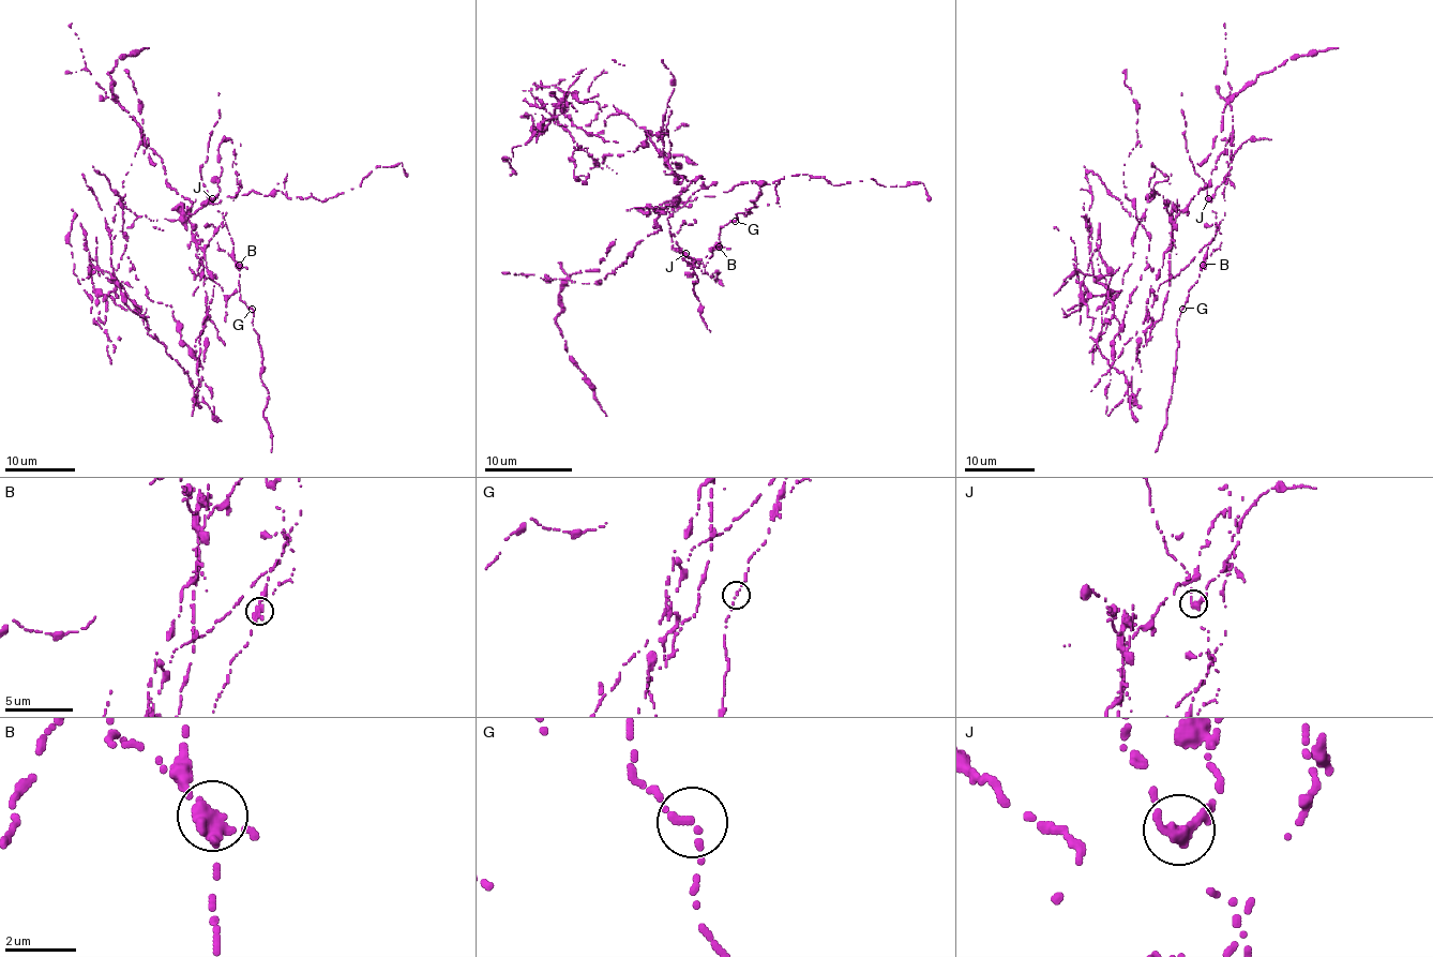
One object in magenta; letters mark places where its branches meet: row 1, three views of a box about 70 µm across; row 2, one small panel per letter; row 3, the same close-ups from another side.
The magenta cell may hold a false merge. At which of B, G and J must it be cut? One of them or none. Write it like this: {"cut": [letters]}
{"cut": ["B"]}

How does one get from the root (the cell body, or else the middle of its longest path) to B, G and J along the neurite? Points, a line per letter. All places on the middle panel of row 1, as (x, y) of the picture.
B: (665, 167), (665, 174), (685, 187), (667, 218), (681, 255), (705, 266), (719, 247)
G: (665, 167), (685, 187), (667, 224), (690, 264), (705, 266), (721, 244), (721, 226), (736, 220)
J: (665, 167), (665, 174), (685, 187), (667, 218), (669, 230), (690, 264), (703, 262), (685, 253)

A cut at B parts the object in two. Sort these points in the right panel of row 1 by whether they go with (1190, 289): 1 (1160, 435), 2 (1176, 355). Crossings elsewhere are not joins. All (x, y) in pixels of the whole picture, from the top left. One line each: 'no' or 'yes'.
1: yes
2: yes

